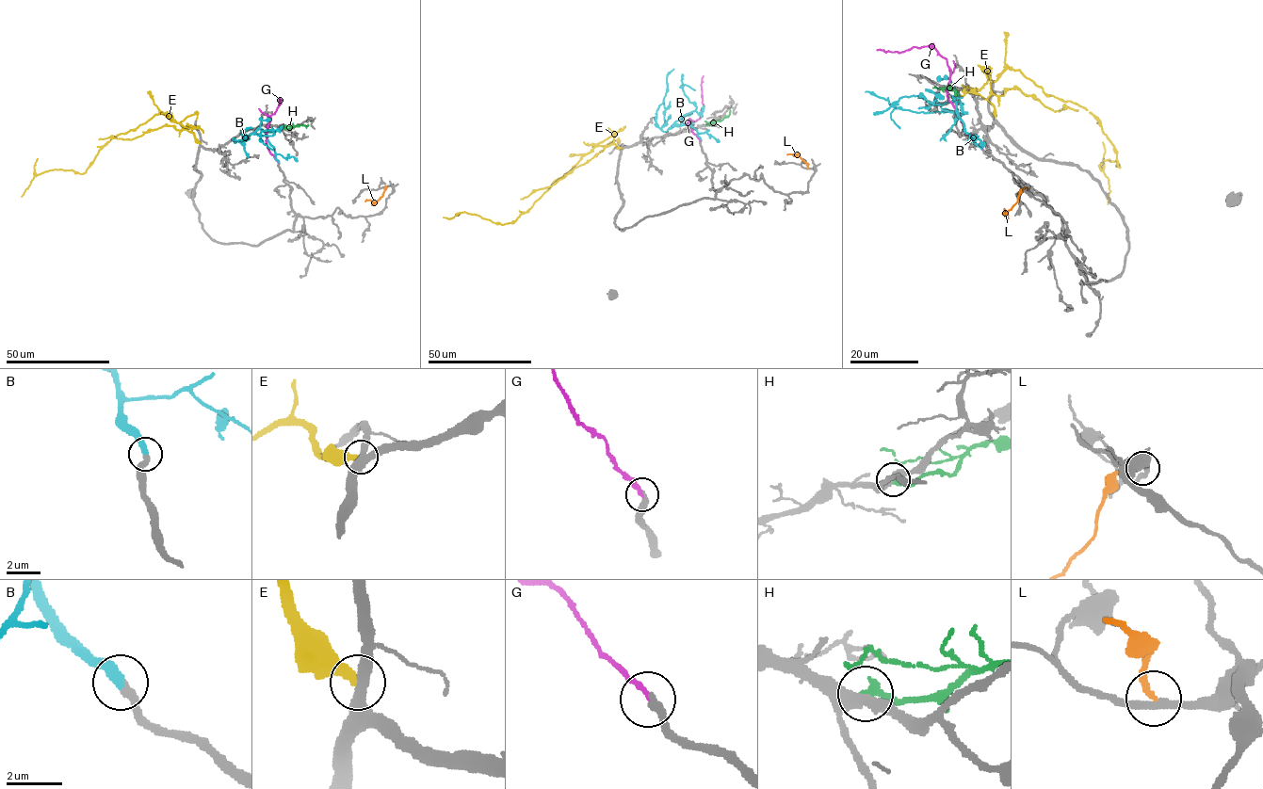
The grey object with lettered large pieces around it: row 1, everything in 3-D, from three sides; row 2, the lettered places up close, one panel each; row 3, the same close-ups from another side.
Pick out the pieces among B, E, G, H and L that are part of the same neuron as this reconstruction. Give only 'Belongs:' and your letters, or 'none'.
Belongs: B, L

